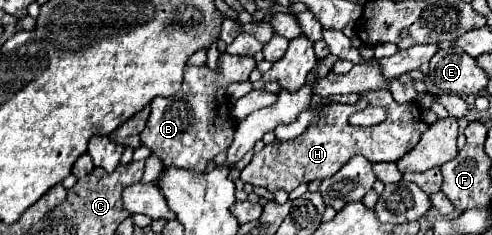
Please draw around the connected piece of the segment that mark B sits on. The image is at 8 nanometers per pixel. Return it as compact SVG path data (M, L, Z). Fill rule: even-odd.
M226 53L220 55L220 73L208 67L186 65L180 93L152 101L152 111L142 131L142 145L150 147L152 153L164 161L164 167L180 167L194 173L204 171L208 161L220 151L226 151L234 137L236 119L230 117L226 87L234 81L248 81L252 69L254 57Z

